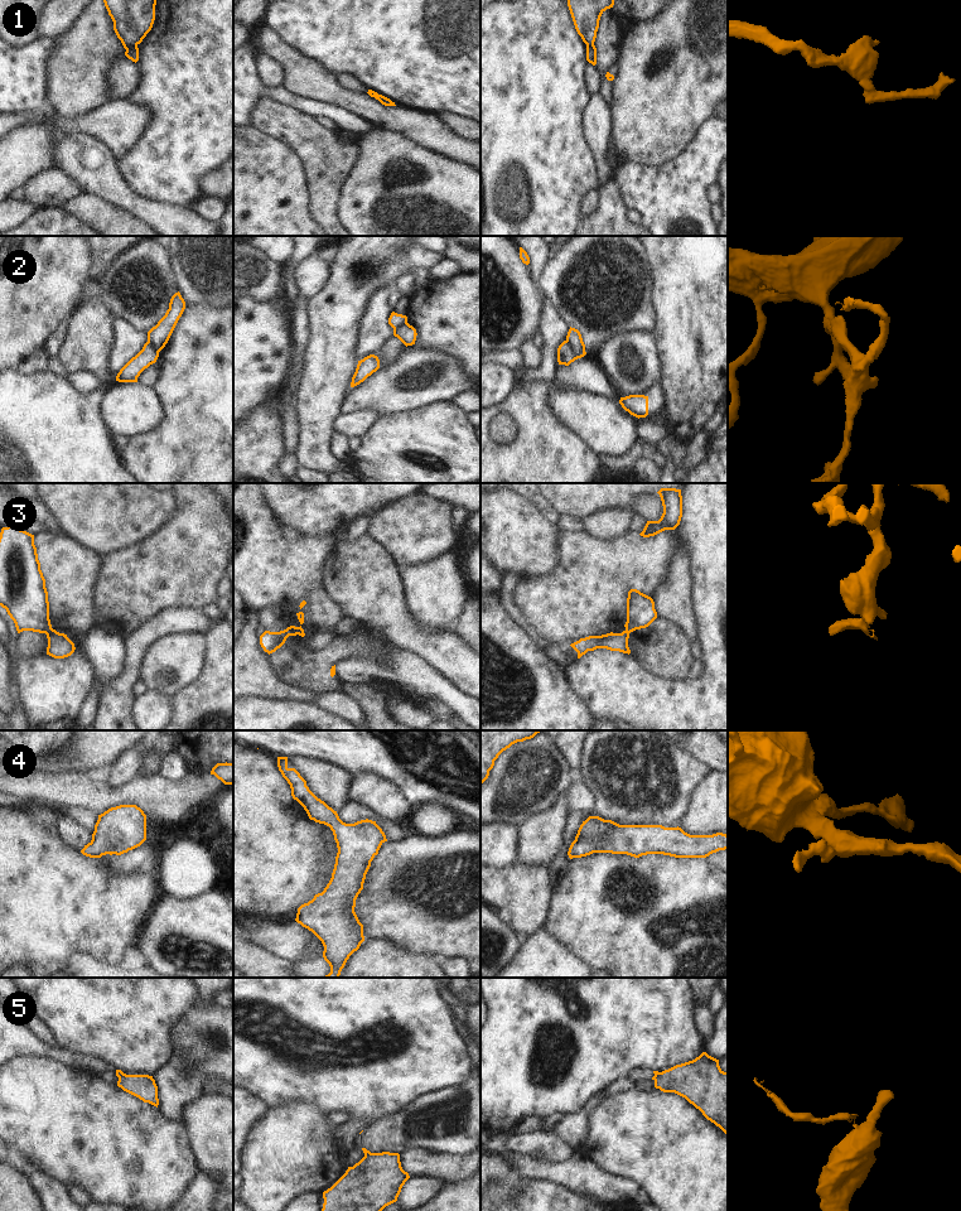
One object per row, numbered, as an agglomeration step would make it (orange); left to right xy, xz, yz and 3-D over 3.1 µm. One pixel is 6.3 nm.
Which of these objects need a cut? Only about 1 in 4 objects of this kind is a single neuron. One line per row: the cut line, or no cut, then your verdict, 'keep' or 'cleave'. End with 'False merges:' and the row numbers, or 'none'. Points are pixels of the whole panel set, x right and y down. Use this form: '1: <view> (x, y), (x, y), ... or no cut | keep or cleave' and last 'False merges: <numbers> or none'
1: xy (136, 44), (126, 49) | cleave
2: yz (566, 339), (576, 358) | cleave
3: xy (52, 628), (46, 633) | cleave
4: no cut | keep
5: yz (660, 1072), (653, 1079) | cleave
False merges: 1, 2, 3, 5

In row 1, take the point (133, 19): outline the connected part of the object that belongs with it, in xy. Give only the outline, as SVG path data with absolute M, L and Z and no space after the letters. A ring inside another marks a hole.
M103 0L103 3L124 48L140 44L153 28L156 0Z

